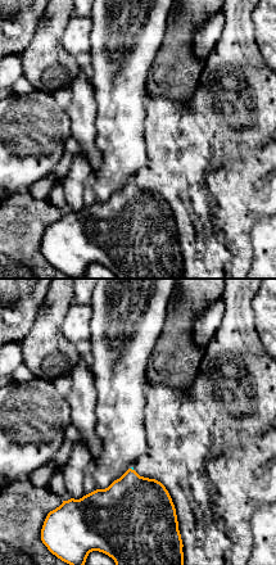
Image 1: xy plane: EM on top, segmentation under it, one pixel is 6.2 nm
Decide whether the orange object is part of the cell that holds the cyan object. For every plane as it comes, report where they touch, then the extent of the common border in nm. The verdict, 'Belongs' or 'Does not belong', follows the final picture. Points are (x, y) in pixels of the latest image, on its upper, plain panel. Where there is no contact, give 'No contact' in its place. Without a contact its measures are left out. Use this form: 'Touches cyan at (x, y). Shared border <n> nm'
No contact

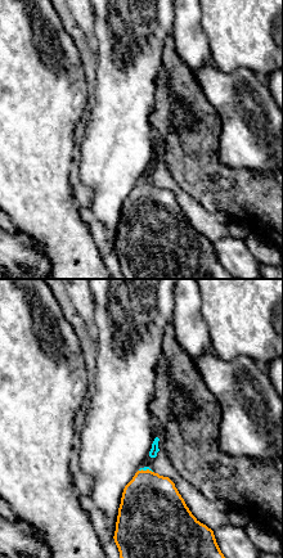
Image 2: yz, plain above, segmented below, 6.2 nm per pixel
Touches cyan at (146, 181). Shared border 90 nm

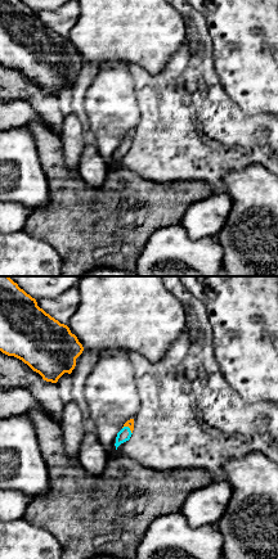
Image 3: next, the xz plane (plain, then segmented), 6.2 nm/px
Touches cyan at (129, 140). Shared border 80 nm

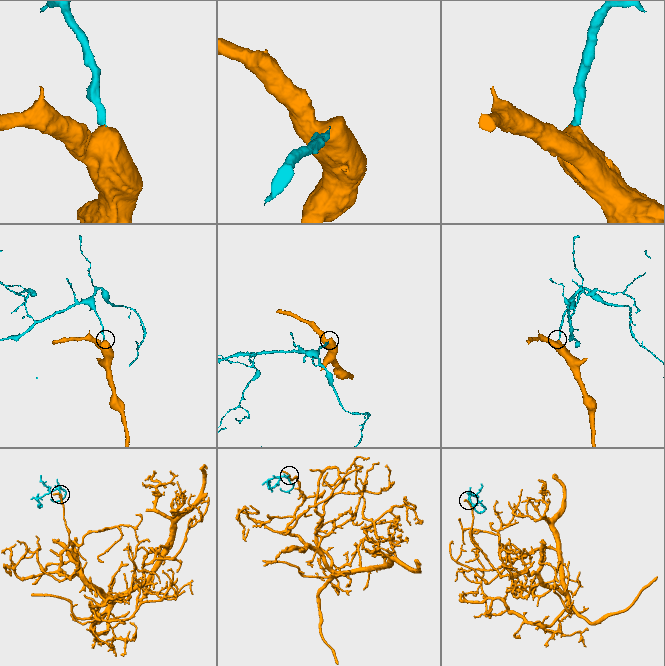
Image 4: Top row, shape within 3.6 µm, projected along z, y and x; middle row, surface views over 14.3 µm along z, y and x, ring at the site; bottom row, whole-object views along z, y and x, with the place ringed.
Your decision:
Belongs

